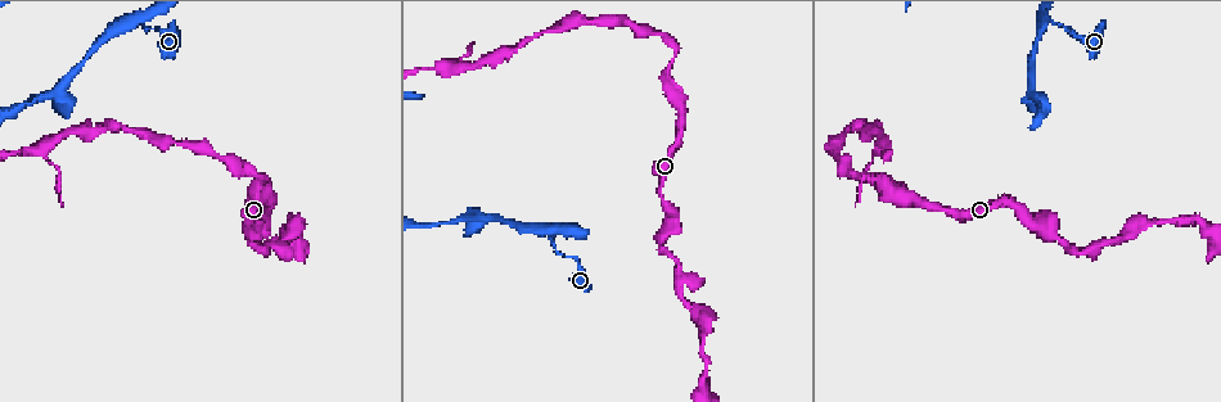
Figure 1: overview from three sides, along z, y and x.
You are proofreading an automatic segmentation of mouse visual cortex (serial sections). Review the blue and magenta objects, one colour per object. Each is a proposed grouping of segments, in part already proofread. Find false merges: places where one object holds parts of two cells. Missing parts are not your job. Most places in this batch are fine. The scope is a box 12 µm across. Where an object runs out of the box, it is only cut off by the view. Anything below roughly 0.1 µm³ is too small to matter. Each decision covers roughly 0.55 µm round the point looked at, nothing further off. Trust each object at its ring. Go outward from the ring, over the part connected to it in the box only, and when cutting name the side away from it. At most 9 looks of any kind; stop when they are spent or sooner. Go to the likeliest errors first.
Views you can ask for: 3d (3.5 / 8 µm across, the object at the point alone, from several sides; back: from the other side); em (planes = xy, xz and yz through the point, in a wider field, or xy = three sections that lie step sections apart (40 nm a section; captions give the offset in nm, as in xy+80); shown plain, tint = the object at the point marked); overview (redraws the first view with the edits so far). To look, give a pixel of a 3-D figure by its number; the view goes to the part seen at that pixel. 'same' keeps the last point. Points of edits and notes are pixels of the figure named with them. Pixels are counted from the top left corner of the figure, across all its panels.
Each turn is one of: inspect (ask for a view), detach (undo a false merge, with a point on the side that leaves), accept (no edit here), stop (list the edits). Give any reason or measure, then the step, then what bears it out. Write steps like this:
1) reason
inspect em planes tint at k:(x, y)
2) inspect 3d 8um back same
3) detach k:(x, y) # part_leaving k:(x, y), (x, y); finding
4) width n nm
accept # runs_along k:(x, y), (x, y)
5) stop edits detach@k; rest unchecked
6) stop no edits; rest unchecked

arms part here
inspect em xy step 3 tint at 1:(139, 19)

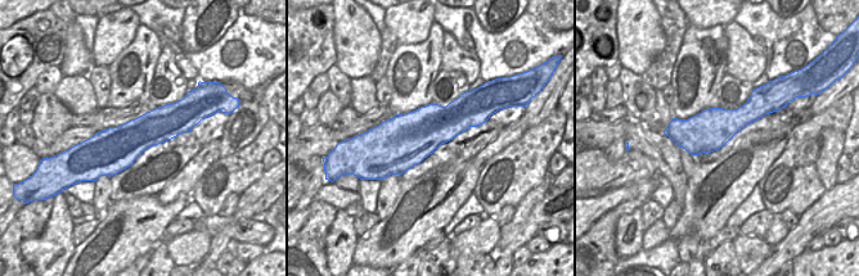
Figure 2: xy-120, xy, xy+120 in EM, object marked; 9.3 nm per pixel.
inspect 3d 3.5um same

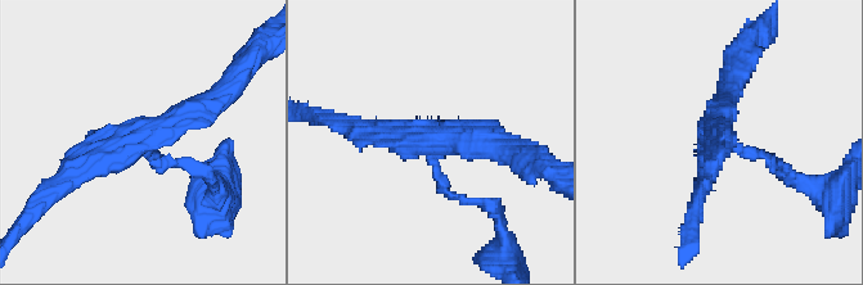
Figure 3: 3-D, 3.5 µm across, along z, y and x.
width 500 nm
accept # runs_along 3:(475, 203), (444, 190), (416, 138), (356, 130); one cell here

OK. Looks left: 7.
abrupt turn
inspect 3d 8um at 1:(1031, 82)

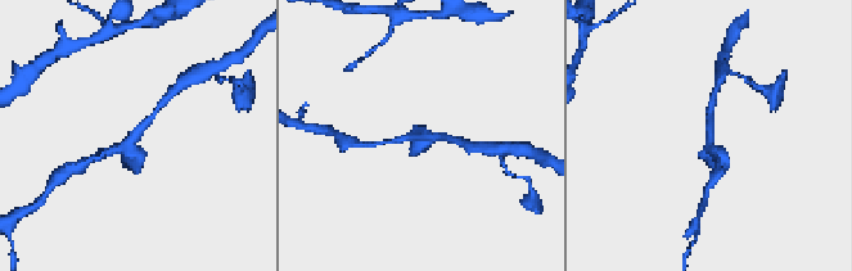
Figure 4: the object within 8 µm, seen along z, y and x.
inspect 3d 3.5um at 4:(710, 138)

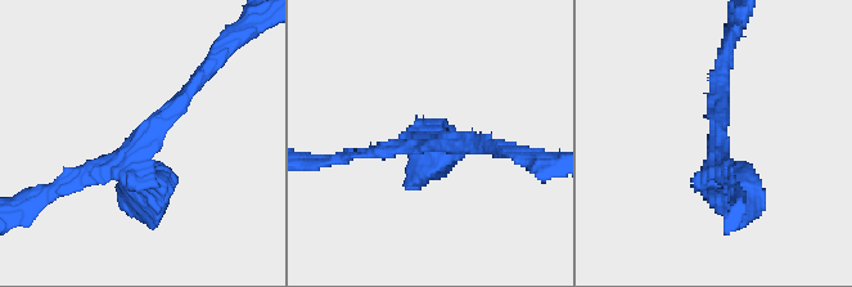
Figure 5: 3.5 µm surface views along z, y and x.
accept # runs_along 5:(201, 75), (136, 142), (129, 193); one cell here

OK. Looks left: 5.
thick turns thin
inspect 3d 3.5um at 1:(257, 186)

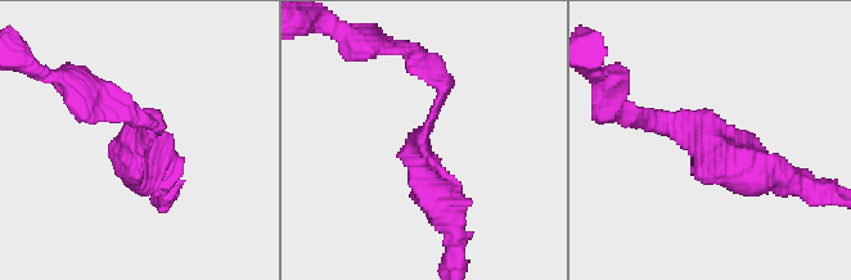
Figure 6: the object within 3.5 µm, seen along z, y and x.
shape alone is not enough
inspect em planes tint at 6:(129, 144)

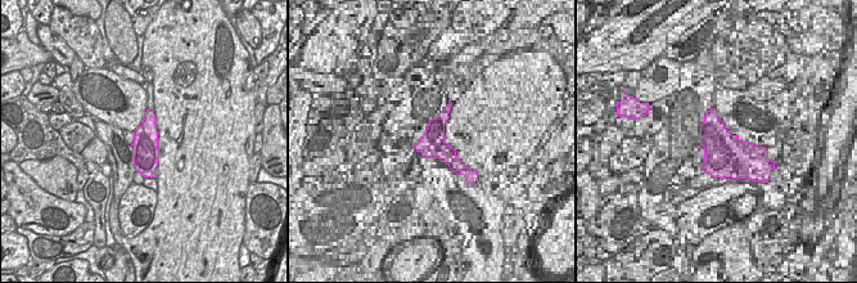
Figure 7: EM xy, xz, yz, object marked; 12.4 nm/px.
width 340 nm
accept # runs_along 6:(784, 179), (649, 120); one cell here

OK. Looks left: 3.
sharp bend
inspect 3d 3.5um at 1:(662, 250)

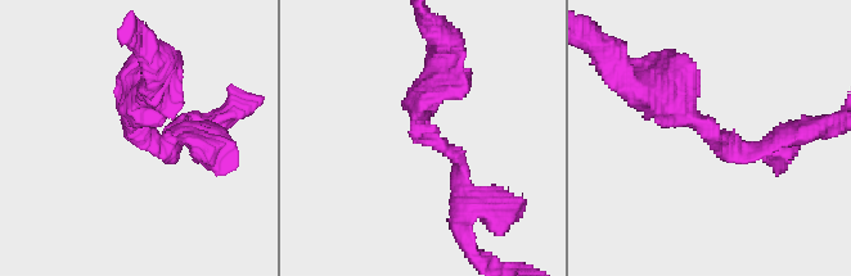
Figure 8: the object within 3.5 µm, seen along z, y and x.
arm_widths 150, 350 nm; now the EM
inspect em xy step 1 tint at 8:(135, 133)

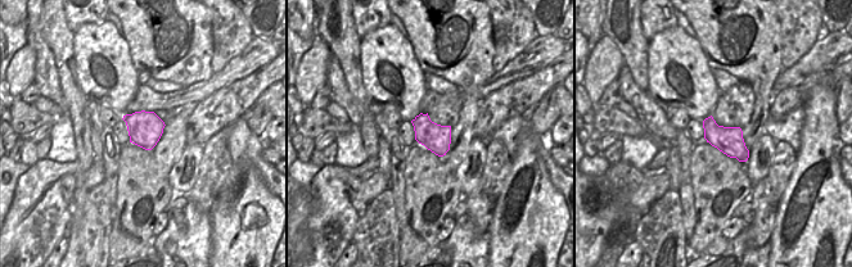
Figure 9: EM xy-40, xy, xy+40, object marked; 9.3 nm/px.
another direction
inspect em xy step 2 tint same

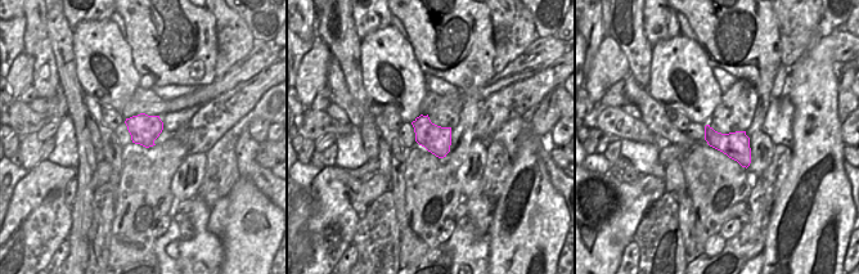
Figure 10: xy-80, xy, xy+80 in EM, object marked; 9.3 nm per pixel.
width 260 nm
accept # runs_along 8:(642, 89), (717, 140), (774, 144); one cell here

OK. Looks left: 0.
stop no edits; rest unchecked

